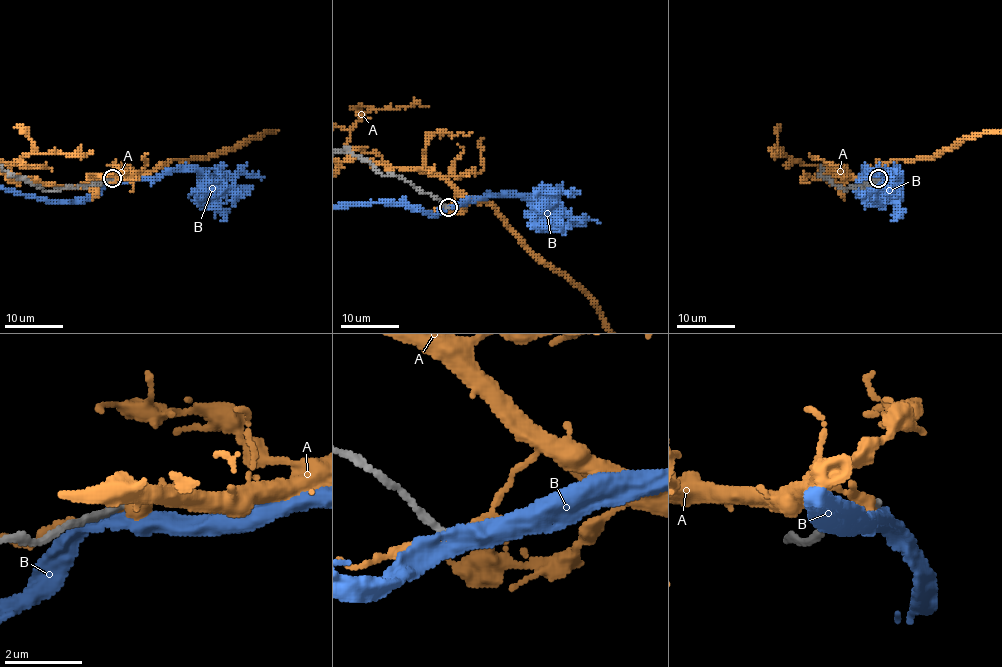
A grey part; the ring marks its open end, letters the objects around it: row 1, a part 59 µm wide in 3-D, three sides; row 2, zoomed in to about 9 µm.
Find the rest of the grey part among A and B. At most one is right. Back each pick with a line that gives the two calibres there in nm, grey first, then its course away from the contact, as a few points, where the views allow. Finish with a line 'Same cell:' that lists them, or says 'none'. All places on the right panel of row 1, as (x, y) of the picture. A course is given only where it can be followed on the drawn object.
Same cell: none

